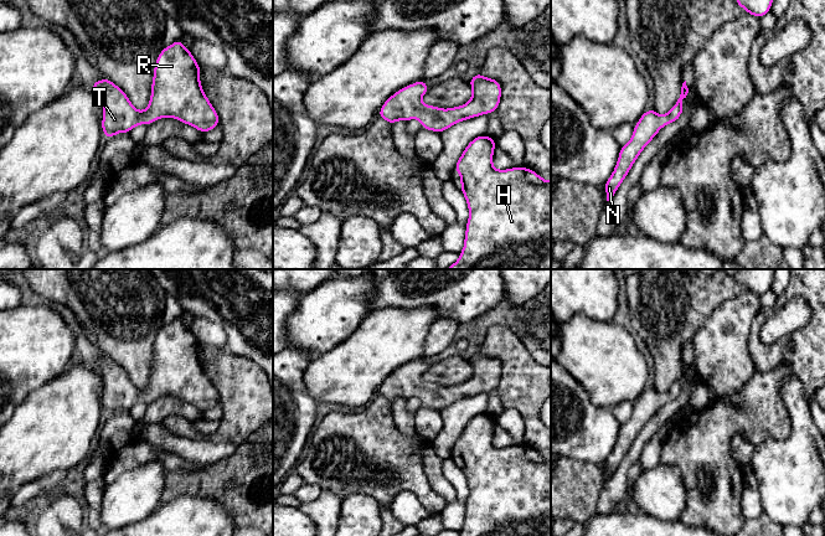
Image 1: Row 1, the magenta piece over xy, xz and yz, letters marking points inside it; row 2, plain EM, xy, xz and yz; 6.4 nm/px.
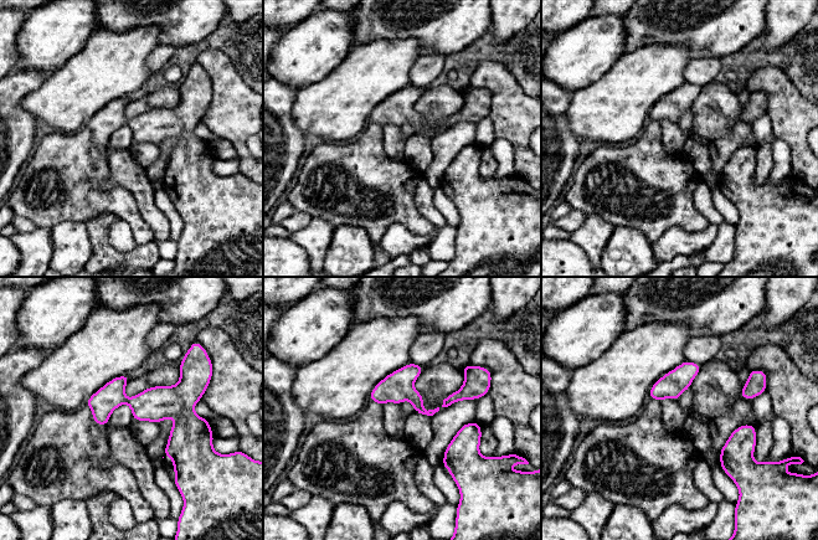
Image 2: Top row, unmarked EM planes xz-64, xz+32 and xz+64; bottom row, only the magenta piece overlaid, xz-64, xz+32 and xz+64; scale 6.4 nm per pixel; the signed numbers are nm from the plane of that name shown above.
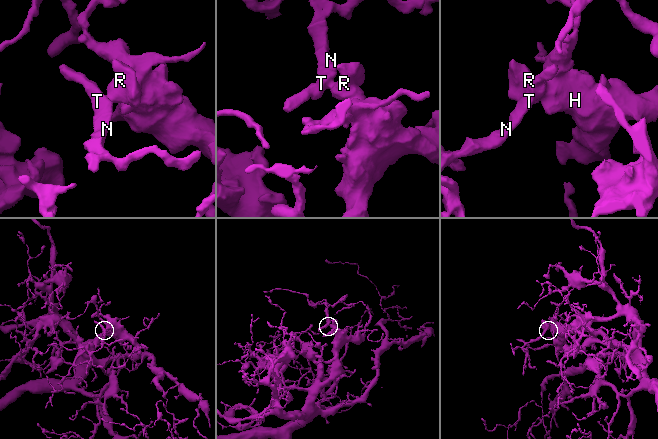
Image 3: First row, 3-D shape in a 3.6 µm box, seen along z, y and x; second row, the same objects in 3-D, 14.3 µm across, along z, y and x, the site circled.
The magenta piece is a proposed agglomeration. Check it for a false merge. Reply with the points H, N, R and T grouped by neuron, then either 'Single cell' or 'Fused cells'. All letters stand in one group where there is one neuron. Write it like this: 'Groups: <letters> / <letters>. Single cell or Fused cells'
Groups: H N R T. Single cell

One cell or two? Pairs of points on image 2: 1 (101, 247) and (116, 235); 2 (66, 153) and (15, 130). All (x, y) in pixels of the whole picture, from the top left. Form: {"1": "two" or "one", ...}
{"1": "two", "2": "two"}

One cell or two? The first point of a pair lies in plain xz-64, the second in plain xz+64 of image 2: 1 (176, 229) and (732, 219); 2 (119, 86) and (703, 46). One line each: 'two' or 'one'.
1: one
2: two

